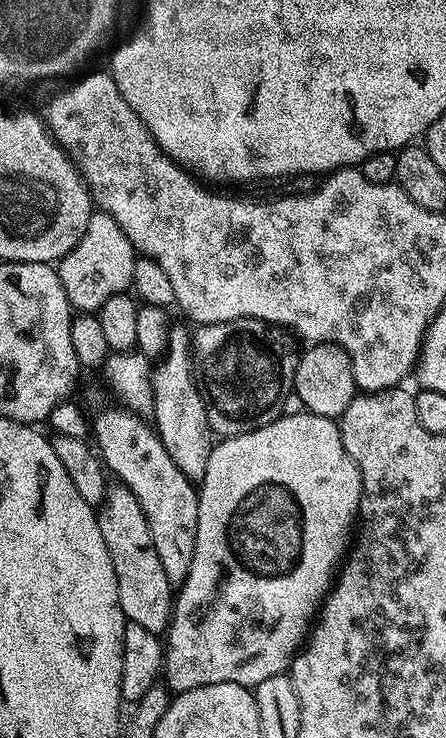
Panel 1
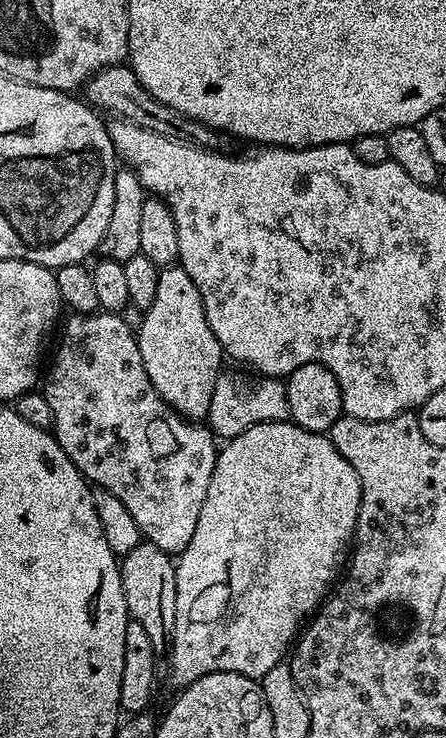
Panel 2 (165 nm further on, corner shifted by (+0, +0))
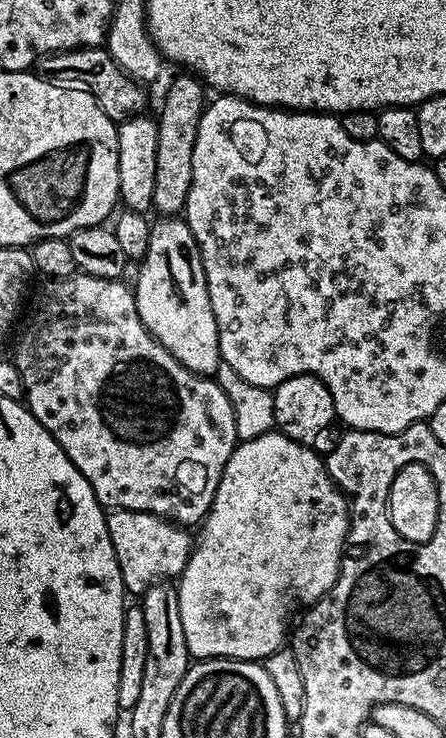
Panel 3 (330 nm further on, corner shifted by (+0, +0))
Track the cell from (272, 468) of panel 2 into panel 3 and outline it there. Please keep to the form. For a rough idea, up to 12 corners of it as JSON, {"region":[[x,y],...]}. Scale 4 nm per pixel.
{"region":[[237,443],[178,577],[189,657],[262,662],[334,586],[315,447]]}

